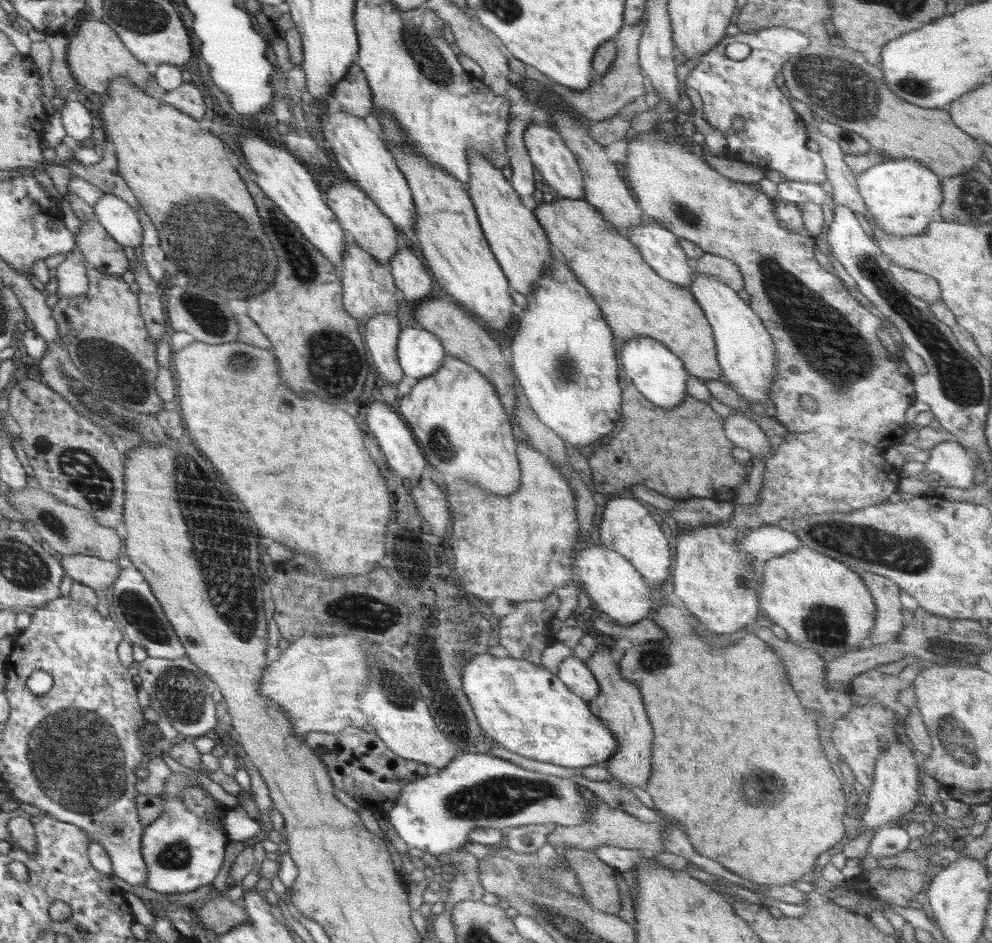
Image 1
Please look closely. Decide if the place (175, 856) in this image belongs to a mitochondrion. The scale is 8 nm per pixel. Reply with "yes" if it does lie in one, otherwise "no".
yes

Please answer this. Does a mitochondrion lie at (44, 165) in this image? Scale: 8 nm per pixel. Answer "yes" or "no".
no

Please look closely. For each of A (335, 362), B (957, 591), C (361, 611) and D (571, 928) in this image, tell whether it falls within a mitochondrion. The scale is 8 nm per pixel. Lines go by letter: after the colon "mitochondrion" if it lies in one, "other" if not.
A: mitochondrion
B: other
C: mitochondrion
D: mitochondrion

